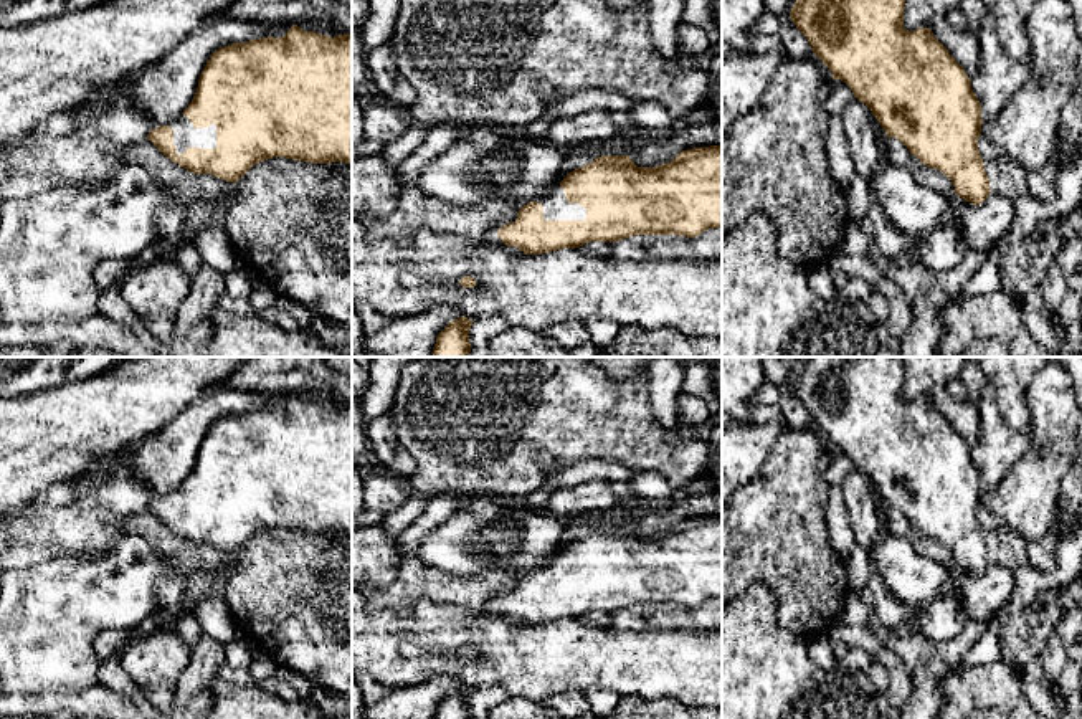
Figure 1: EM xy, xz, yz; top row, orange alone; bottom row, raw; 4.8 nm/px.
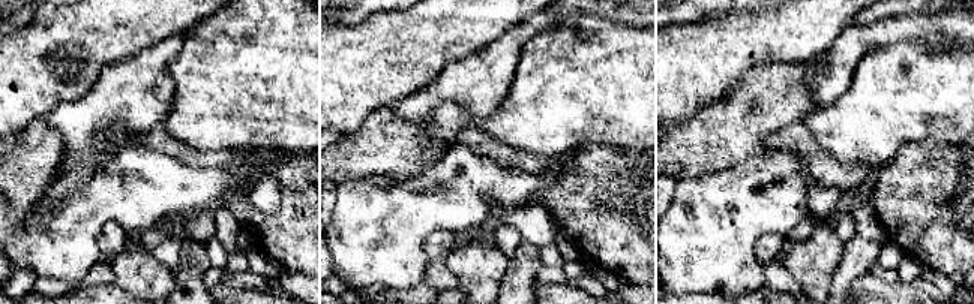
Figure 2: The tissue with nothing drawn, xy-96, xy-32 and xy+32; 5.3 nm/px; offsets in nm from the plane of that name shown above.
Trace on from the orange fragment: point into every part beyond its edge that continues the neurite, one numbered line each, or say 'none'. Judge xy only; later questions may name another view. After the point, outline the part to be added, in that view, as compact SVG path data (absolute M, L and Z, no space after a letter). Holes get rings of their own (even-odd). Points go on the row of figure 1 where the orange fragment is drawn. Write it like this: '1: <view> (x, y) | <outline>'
1: xy (185, 134) | M180 114L168 124L173 129L173 145L177 154L183 154L187 147L215 149L216 126L195 129L188 117Z

